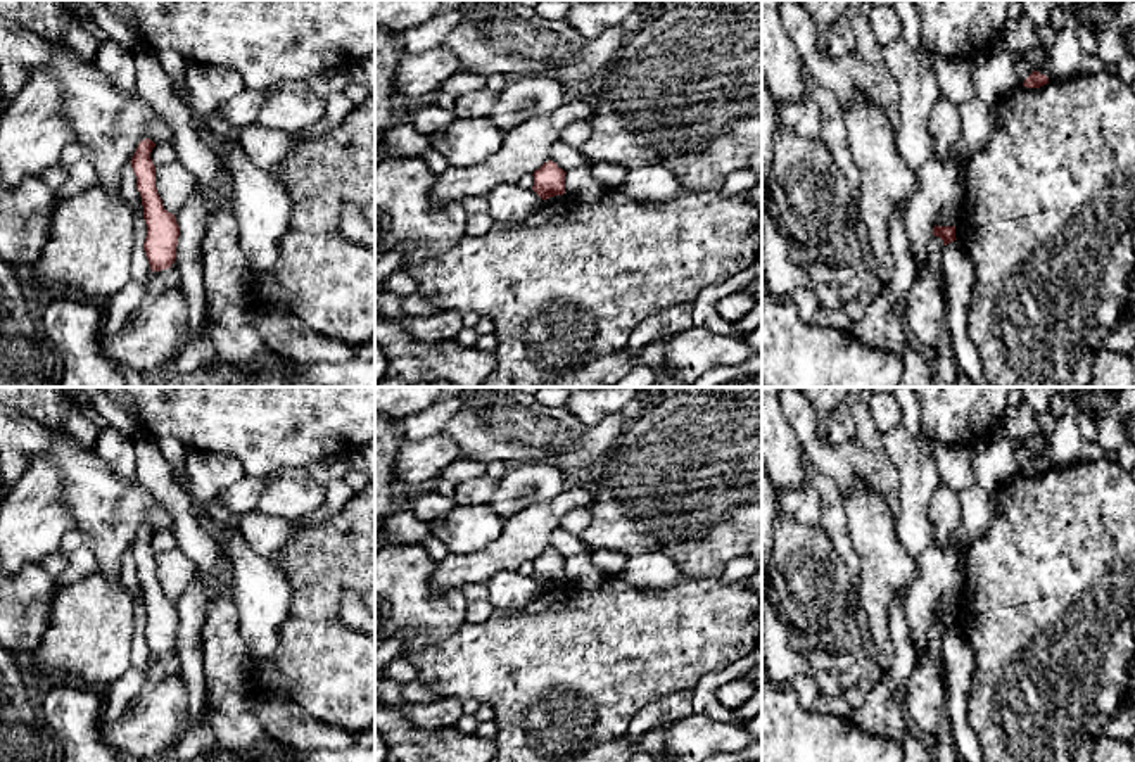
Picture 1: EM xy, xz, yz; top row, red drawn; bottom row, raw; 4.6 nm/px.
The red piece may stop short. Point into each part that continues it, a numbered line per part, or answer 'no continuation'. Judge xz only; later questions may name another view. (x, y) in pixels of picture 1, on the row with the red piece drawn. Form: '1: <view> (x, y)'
no continuation

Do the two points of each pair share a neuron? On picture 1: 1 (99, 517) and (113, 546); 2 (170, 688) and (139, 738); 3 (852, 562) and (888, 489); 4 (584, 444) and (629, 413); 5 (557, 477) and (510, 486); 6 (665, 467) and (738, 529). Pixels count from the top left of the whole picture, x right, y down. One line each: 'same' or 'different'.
1: same
2: same
3: different
4: different
5: same
6: same

